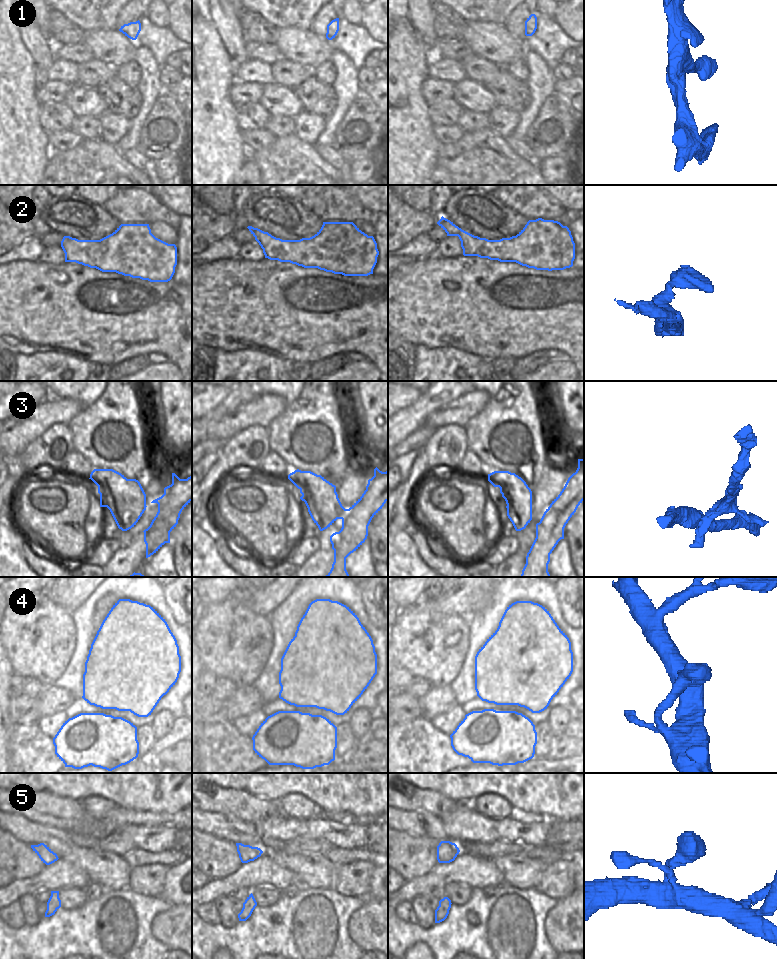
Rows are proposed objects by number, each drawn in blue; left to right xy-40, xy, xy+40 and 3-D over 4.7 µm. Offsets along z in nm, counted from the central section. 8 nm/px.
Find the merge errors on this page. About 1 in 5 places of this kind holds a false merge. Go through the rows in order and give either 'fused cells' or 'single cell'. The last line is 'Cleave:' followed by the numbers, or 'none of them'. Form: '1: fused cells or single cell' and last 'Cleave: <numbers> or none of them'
1: single cell
2: single cell
3: fused cells
4: single cell
5: single cell
Cleave: 3

